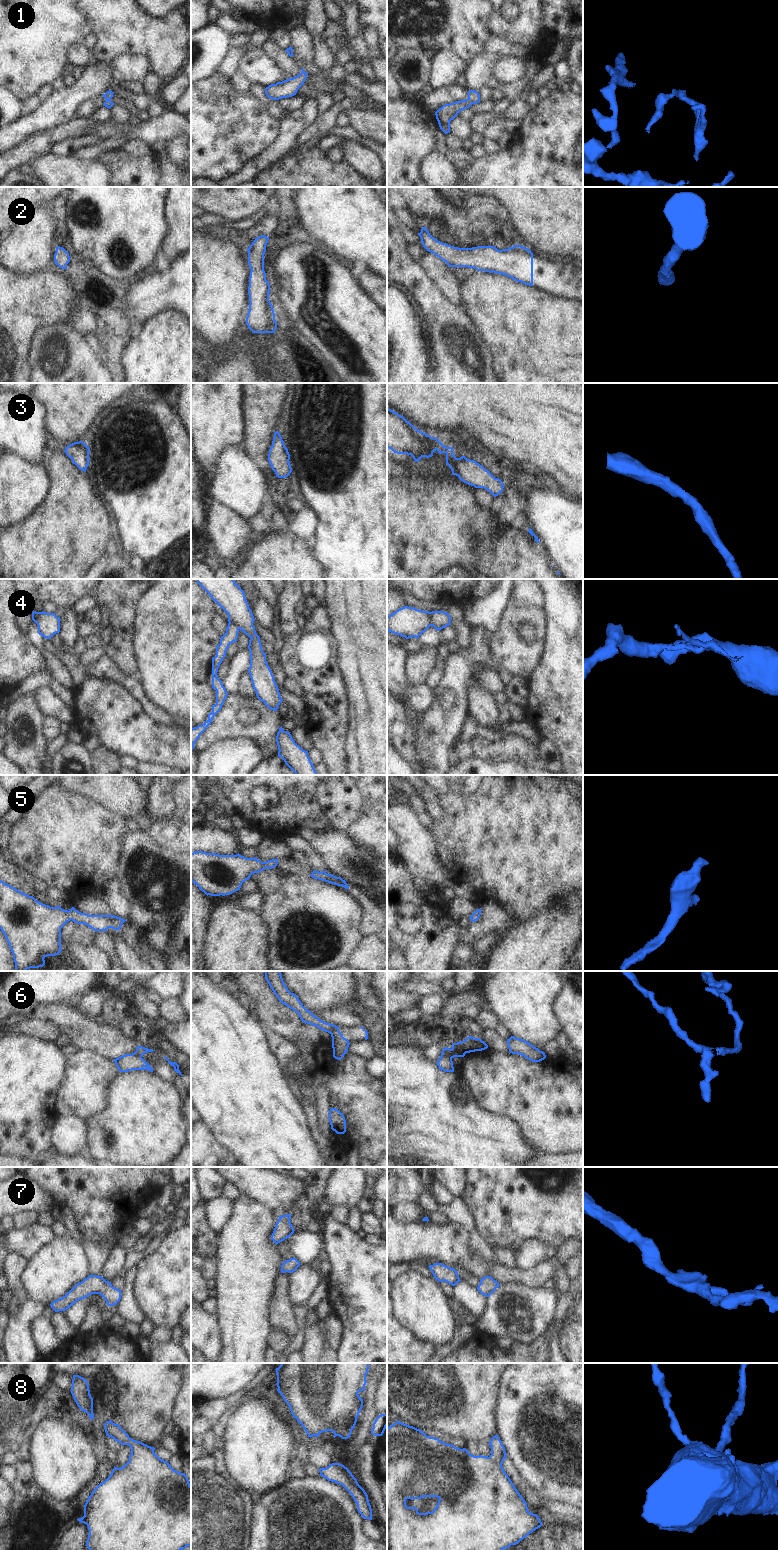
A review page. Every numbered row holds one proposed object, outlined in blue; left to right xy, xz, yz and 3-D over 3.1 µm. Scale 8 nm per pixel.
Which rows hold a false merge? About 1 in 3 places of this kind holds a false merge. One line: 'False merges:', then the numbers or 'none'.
False merges: 1, 4, 6

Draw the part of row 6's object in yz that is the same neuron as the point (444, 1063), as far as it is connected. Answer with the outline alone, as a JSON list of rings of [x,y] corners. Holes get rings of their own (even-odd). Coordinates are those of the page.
[[[441,1055],[436,1063],[440,1070],[454,1072],[453,1061],[449,1057]]]

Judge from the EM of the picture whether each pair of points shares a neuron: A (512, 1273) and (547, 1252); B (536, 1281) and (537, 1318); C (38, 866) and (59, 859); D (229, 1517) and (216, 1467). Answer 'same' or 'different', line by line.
A: different
B: different
C: same
D: same

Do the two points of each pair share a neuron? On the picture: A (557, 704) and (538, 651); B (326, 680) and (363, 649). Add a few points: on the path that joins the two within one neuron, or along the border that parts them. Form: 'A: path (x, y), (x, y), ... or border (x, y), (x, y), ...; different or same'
A: border (544, 637), (543, 658), (529, 679); different
B: border (339, 672), (345, 691), (348, 694); different

